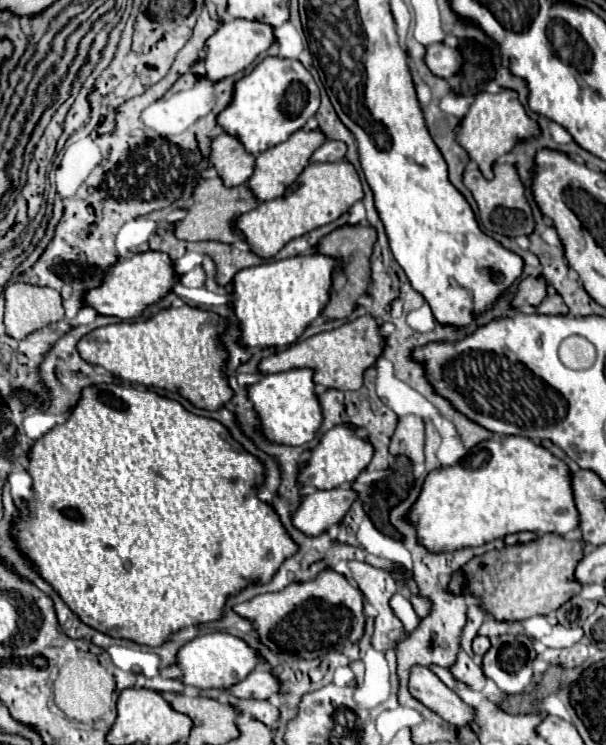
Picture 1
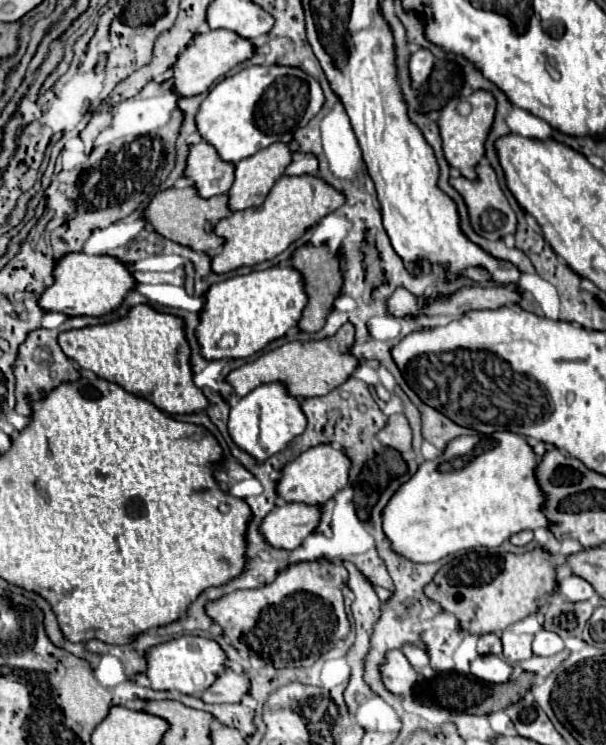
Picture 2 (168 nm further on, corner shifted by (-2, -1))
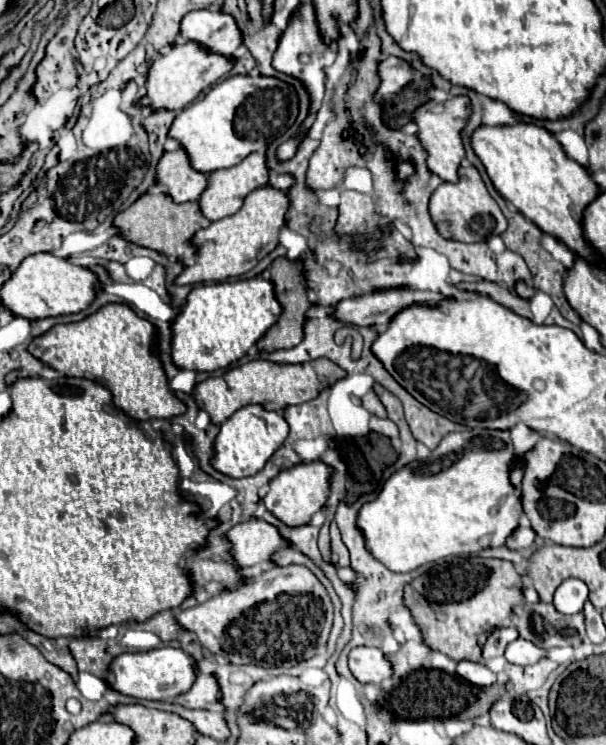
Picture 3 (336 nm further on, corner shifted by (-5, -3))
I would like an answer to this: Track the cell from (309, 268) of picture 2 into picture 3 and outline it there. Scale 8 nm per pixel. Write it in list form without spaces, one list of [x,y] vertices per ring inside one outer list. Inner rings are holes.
[[[281,256],[277,258],[271,266],[271,280],[275,284],[275,294],[279,296],[279,302],[283,304],[283,316],[277,320],[277,324],[271,328],[271,332],[267,332],[267,336],[263,336],[263,340],[259,340],[259,346],[267,352],[279,350],[279,348],[293,348],[303,340],[303,328],[307,322],[307,310],[311,308],[311,302],[307,298],[307,284],[305,284],[305,274],[301,270],[301,266],[297,268],[293,264],[293,260]]]

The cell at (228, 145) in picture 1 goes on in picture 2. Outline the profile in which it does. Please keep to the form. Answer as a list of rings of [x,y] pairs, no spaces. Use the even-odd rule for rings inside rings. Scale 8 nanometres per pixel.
[[[190,134],[186,142],[190,152],[184,176],[192,180],[196,194],[202,198],[226,194],[234,182],[234,164],[224,162],[214,146],[210,146],[198,134]]]

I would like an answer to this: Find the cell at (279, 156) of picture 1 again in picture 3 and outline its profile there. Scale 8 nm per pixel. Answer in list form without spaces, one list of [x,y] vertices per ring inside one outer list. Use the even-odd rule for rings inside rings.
[[[253,152],[251,156],[247,156],[241,164],[237,166],[231,166],[231,168],[223,168],[219,172],[211,172],[209,174],[209,186],[207,186],[207,192],[203,192],[199,204],[201,204],[201,210],[203,214],[215,222],[215,220],[221,220],[225,216],[231,216],[235,212],[239,212],[239,208],[243,206],[245,198],[259,186],[267,184],[267,178],[269,178],[269,168],[267,168],[267,156],[265,152]]]

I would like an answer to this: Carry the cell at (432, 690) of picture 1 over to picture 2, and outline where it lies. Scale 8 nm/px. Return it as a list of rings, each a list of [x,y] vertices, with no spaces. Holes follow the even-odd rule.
[[[388,650],[380,666],[380,676],[386,690],[404,696],[412,696],[412,688],[420,682],[418,672],[410,666],[410,662],[400,650]]]

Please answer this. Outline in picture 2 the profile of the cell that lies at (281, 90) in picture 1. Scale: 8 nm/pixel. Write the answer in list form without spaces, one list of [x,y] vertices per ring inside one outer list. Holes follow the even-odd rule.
[[[250,66],[218,82],[194,118],[198,134],[216,148],[224,162],[240,162],[274,142],[290,142],[292,132],[306,126],[322,108],[320,84],[298,68]]]

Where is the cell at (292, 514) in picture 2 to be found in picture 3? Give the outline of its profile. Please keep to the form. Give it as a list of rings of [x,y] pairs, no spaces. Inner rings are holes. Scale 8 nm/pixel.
[[[259,518],[237,524],[227,532],[227,538],[233,544],[233,556],[241,568],[267,562],[275,552],[289,546],[289,540],[279,534],[277,526]]]

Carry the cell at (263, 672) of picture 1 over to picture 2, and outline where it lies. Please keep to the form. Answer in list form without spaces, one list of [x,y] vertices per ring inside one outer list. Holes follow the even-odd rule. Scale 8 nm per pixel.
[[[224,670],[216,682],[204,694],[200,694],[200,700],[206,704],[220,704],[220,702],[240,702],[248,694],[248,680],[244,672],[232,672]]]

